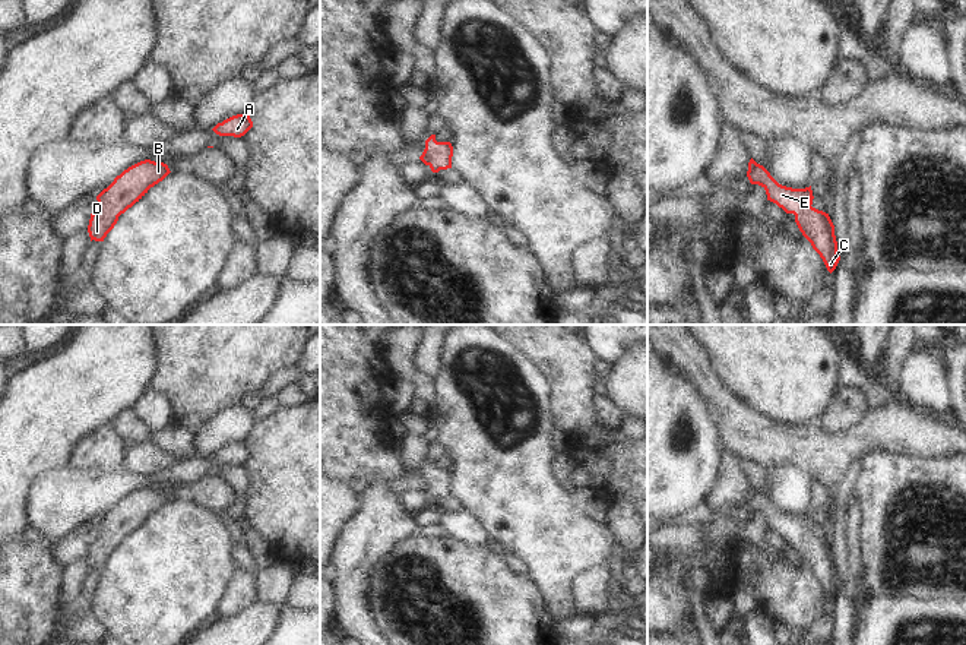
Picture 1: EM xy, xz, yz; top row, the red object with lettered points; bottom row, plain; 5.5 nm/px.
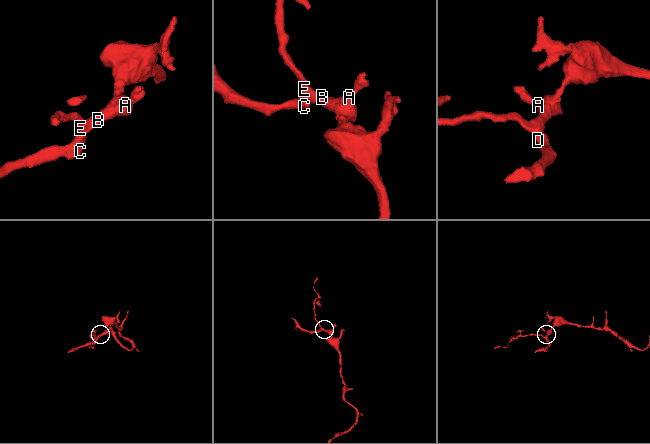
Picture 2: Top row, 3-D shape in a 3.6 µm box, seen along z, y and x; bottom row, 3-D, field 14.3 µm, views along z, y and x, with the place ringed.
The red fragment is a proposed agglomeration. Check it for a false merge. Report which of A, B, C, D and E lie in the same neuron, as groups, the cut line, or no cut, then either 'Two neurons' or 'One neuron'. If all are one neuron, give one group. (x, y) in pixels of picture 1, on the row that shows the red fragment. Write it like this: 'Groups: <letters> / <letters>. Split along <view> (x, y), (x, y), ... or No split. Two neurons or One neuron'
Groups: A B C D E. No split. One neuron.

